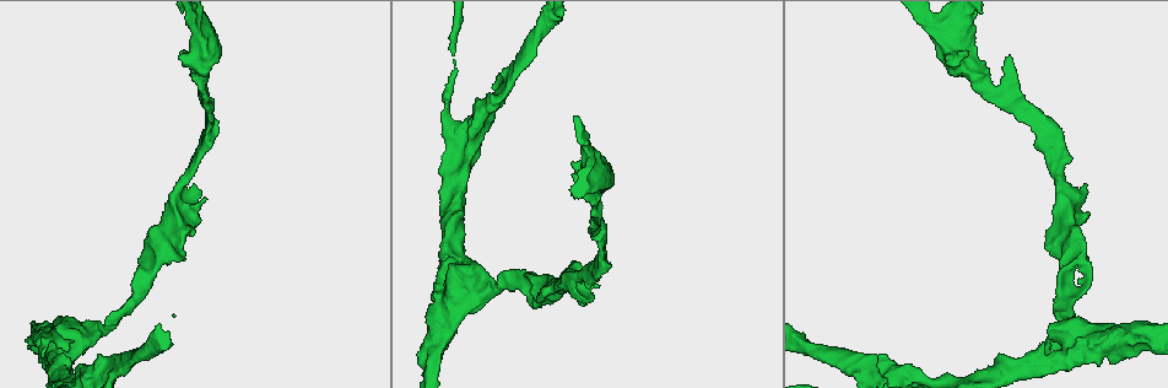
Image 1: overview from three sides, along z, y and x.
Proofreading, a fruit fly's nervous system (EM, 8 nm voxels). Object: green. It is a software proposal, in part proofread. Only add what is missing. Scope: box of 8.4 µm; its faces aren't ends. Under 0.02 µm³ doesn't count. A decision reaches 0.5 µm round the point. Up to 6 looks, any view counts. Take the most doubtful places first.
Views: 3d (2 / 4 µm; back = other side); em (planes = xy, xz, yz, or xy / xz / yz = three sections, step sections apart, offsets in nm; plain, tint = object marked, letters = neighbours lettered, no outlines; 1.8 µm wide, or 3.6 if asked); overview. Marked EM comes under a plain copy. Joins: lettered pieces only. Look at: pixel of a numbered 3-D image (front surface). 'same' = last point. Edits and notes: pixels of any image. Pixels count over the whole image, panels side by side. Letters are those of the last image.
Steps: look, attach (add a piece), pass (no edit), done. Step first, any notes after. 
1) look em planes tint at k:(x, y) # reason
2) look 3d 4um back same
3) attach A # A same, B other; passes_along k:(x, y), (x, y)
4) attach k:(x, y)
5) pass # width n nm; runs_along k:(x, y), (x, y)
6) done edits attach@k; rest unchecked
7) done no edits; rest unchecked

look em planes letters at 1:(100, 370) # sudden change in width

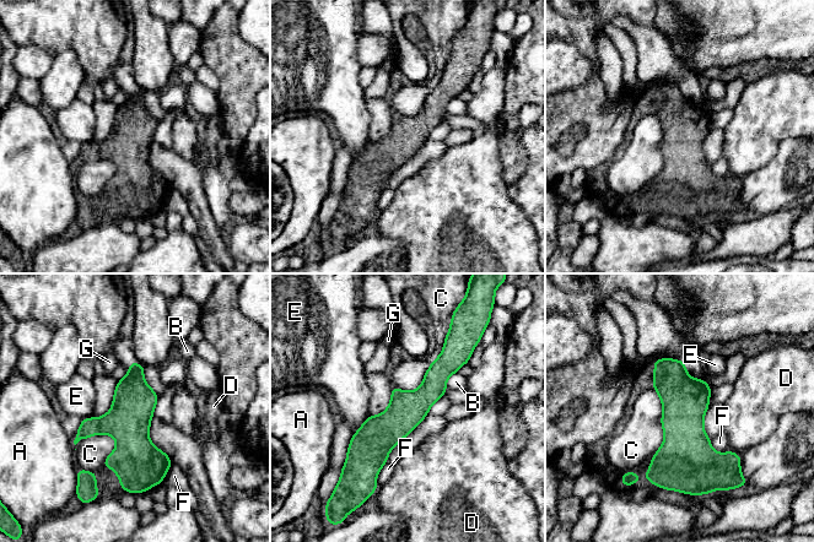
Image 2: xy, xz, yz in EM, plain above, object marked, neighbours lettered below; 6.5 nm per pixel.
pass # A other, B other, C other, D other, E other, F other, G other; border 2:(653, 389), (663, 443), (646, 472); no lettered piece goes on from it

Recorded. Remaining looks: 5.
look em 3.6um planes letters at 1:(592, 222) # an open end

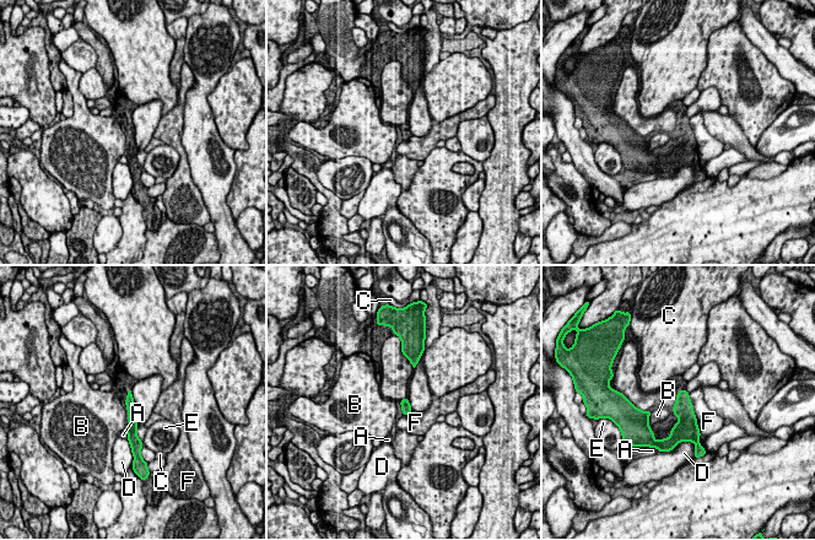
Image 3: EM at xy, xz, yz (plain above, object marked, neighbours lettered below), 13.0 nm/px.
pass # longest_contact F 550 nm; A other, B other, C other, D other, E other, F other; border 3:(651, 410), (649, 426); no lettered piece goes on from it

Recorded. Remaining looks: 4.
look 3d 2um at 1:(188, 230) # branch stops here

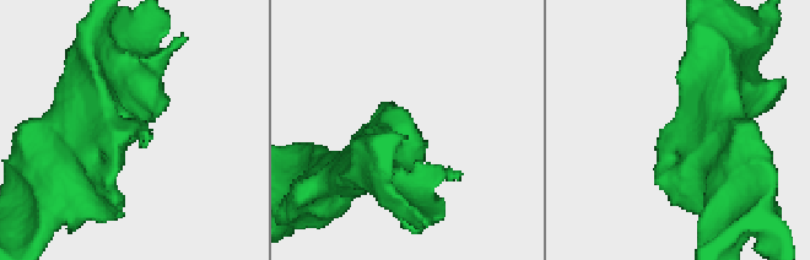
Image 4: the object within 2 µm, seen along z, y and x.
look em planes letters at 4:(664, 134) # now the EM

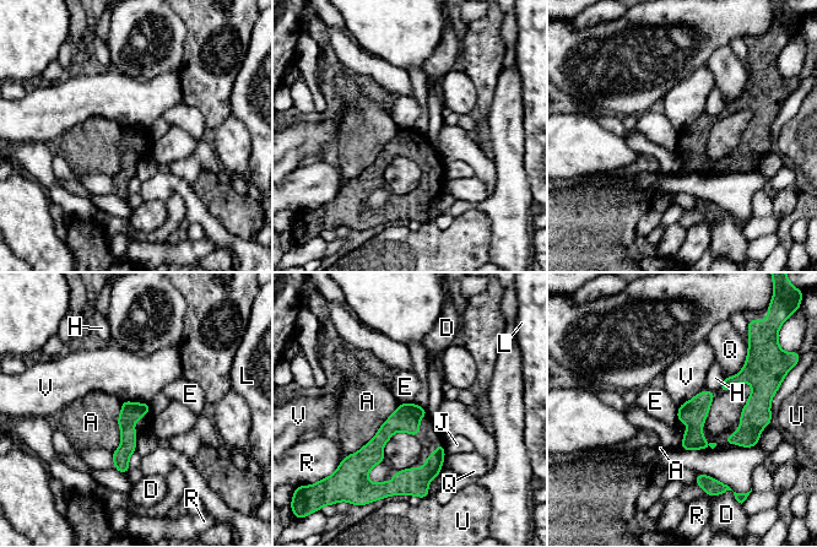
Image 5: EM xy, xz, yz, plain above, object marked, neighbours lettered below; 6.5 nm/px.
pass # width 140 nm; A other, D other, E other, H other, J other, L other, Q other, R other, U other, V other; border 5:(122, 400), (149, 404); none of them fits

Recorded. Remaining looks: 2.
done no edits; rest unchecked

